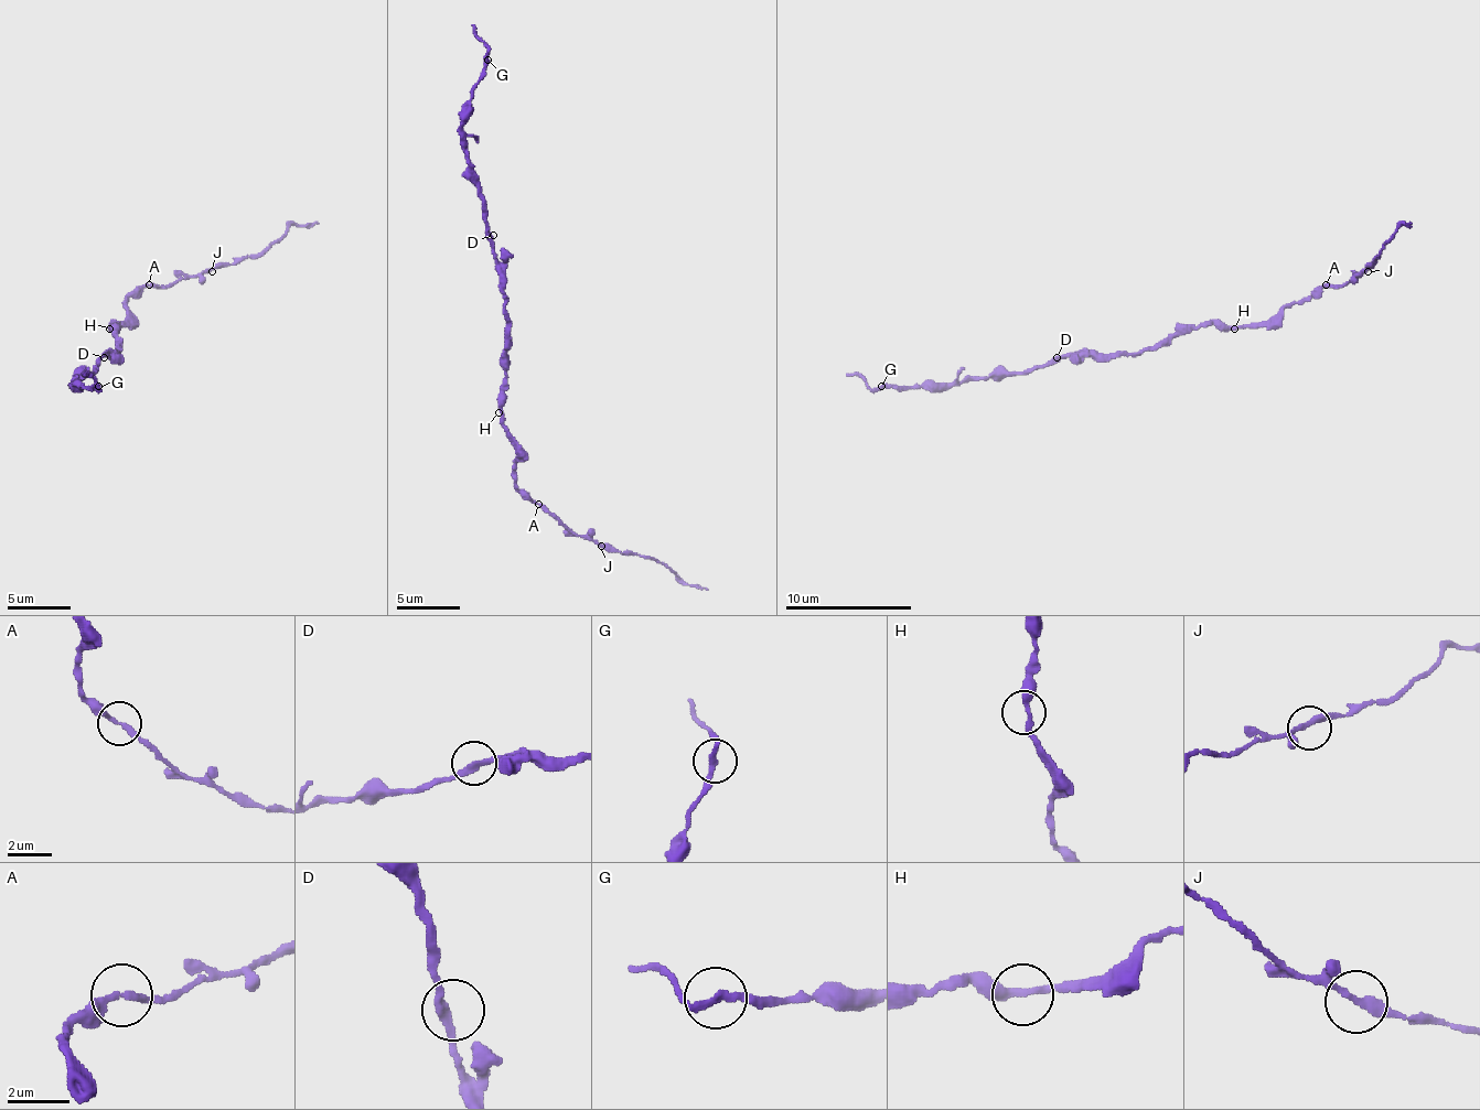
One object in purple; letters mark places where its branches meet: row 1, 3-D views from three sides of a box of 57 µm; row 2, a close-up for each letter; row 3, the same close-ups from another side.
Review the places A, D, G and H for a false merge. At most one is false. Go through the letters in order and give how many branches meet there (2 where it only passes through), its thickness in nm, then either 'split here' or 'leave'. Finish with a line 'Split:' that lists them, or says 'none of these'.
A: branches 2; calibre 240 nm; leave
D: branches 2; calibre 240 nm; leave
G: branches 2; calibre 240 nm; leave
H: branches 2; calibre 260 nm; leave
Split: none of these

